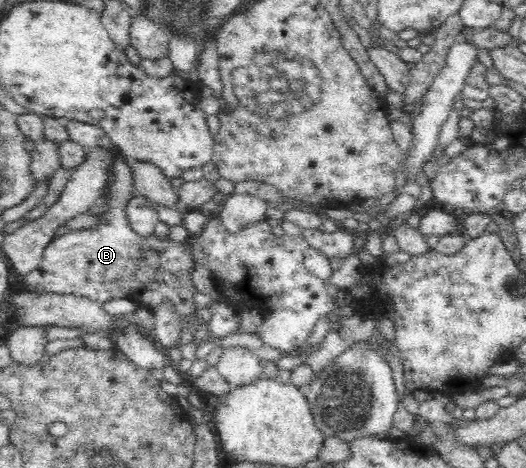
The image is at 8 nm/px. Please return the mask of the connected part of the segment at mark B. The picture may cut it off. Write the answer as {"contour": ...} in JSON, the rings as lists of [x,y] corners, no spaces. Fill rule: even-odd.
{"contour":[[[122,157],[115,163],[113,170],[115,175],[109,187],[111,207],[103,214],[105,220],[95,228],[82,228],[60,237],[55,236],[42,251],[37,267],[24,275],[24,281],[29,286],[29,291],[73,294],[99,304],[127,298],[139,303],[139,307],[155,310],[166,298],[174,304],[182,322],[187,313],[194,313],[196,309],[193,294],[197,290],[193,288],[189,274],[193,267],[193,253],[187,242],[168,245],[166,239],[160,241],[155,235],[145,239],[137,237],[124,214],[124,207],[131,199],[129,165]],[[149,251],[151,259],[143,260]],[[159,255],[162,255],[162,259],[157,261]]]}

